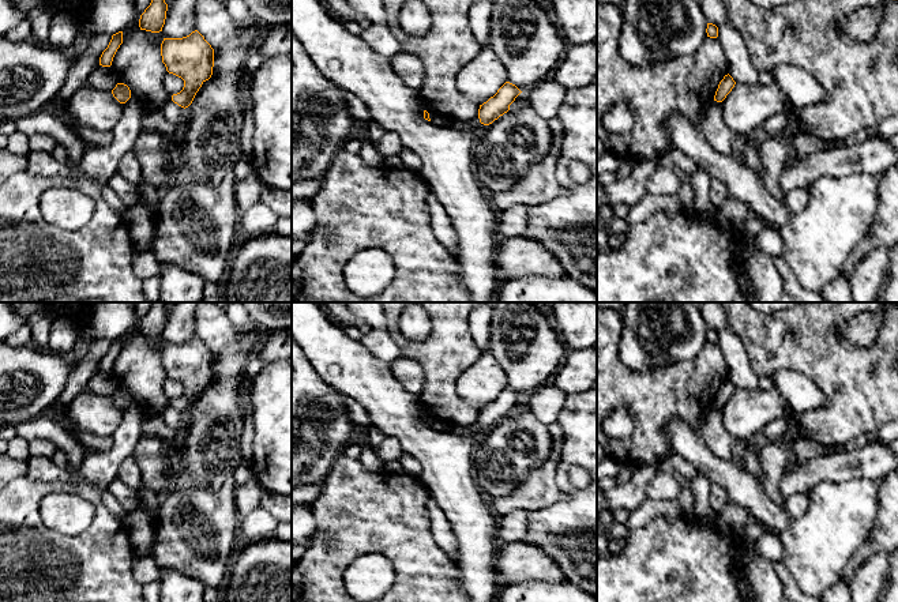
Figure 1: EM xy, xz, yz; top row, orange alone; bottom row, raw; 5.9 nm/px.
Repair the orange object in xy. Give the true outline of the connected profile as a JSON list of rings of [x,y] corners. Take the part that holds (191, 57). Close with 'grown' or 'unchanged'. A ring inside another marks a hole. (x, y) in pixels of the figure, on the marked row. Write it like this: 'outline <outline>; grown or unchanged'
outline [[[198,31],[183,38],[164,38],[161,44],[162,63],[169,74],[184,80],[180,93],[172,101],[181,108],[188,108],[202,84],[213,75],[214,49]]]; unchanged

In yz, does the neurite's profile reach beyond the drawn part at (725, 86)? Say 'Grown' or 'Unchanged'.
Unchanged

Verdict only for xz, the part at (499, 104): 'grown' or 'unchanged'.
unchanged

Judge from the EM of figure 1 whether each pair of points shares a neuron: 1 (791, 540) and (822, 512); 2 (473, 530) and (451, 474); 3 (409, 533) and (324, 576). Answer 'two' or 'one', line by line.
1: one
2: one
3: one

